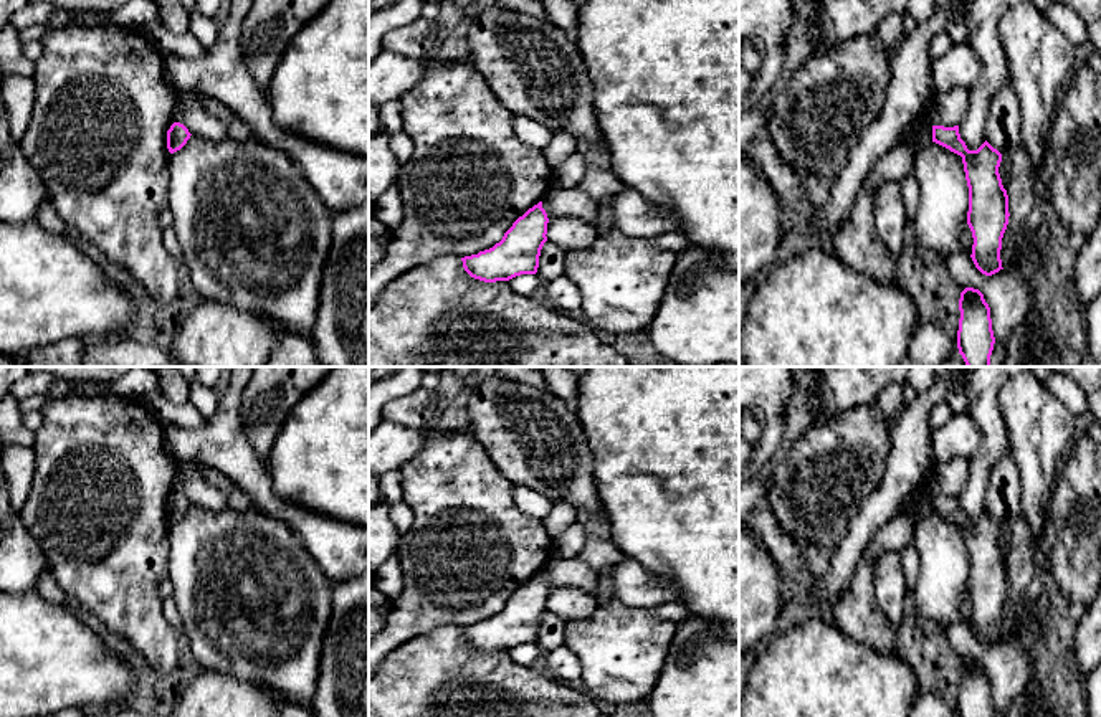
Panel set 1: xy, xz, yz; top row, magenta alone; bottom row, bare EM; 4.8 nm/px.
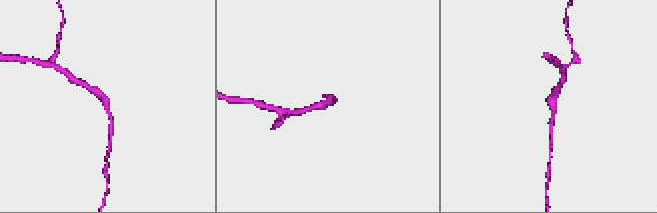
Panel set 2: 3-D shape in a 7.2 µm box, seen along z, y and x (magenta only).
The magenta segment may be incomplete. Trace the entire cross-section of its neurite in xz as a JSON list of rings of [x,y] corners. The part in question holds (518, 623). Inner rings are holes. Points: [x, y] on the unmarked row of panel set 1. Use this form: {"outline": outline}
{"outline": [[[539,572],[519,586],[493,618],[461,628],[465,641],[484,653],[536,644],[541,620],[547,611],[547,593],[547,583]]]}

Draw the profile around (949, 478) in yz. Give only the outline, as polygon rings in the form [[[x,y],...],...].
[[[957,458],[936,463],[927,476],[927,489],[932,496],[954,497],[962,492],[969,477],[969,459]]]

